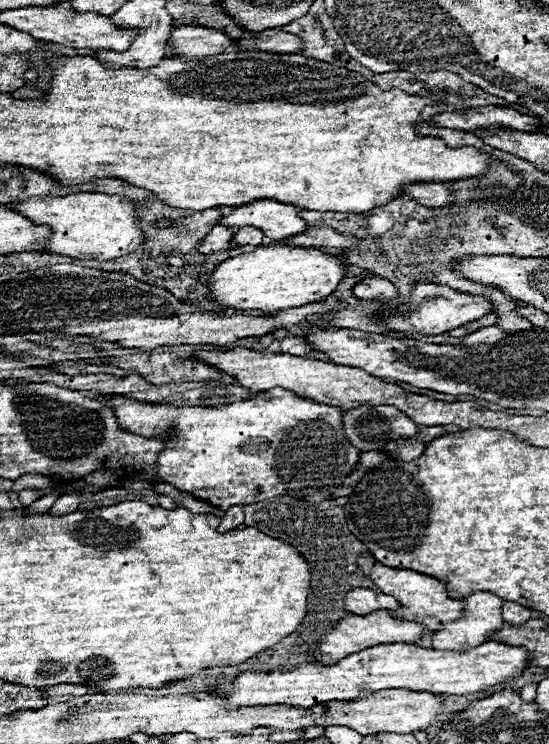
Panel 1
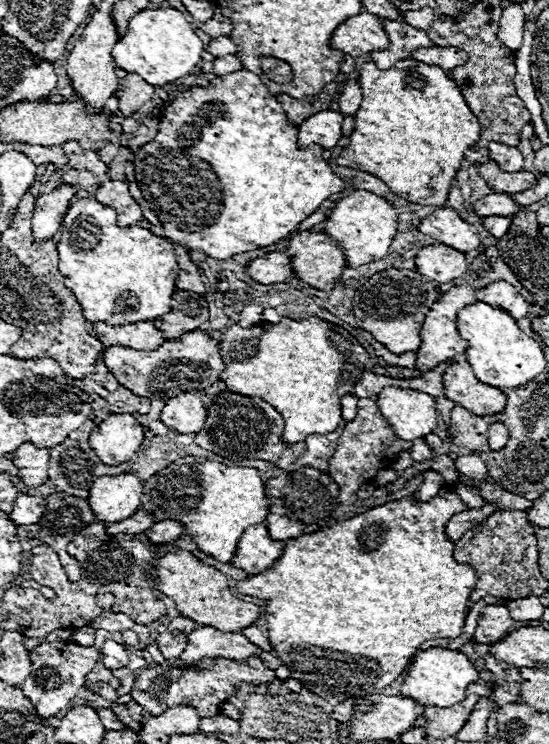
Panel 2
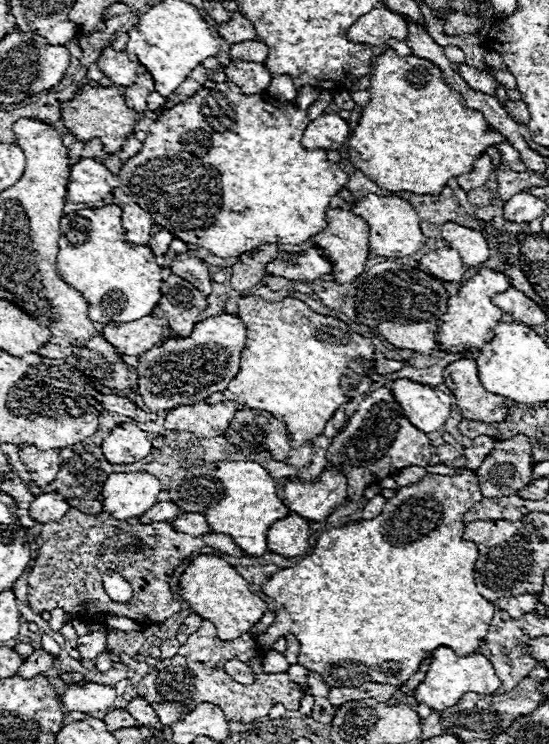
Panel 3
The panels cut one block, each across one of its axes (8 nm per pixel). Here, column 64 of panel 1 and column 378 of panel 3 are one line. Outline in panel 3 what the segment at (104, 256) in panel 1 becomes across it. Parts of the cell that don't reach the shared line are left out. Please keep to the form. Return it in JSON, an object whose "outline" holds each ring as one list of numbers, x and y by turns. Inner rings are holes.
{"outline":[[368,194,354,202,352,212,370,224,368,248,370,248,370,254,374,254,374,256,392,256,392,258,412,256,414,252,418,252,424,246,424,234,420,230,418,214,414,212,410,202,406,202,398,196]]}

